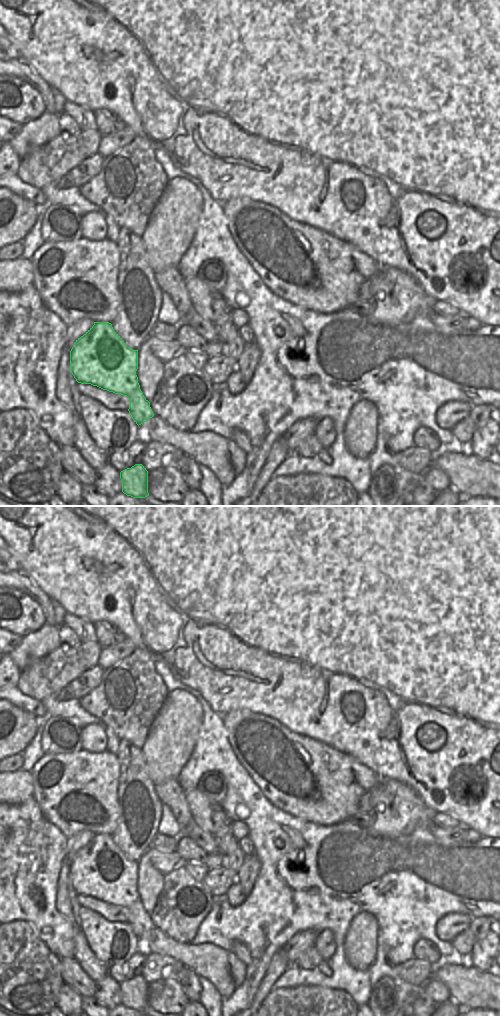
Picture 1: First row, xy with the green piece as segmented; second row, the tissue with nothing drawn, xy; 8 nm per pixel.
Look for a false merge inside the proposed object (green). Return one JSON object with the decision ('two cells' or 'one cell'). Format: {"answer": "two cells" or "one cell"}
{"answer": "one cell"}

